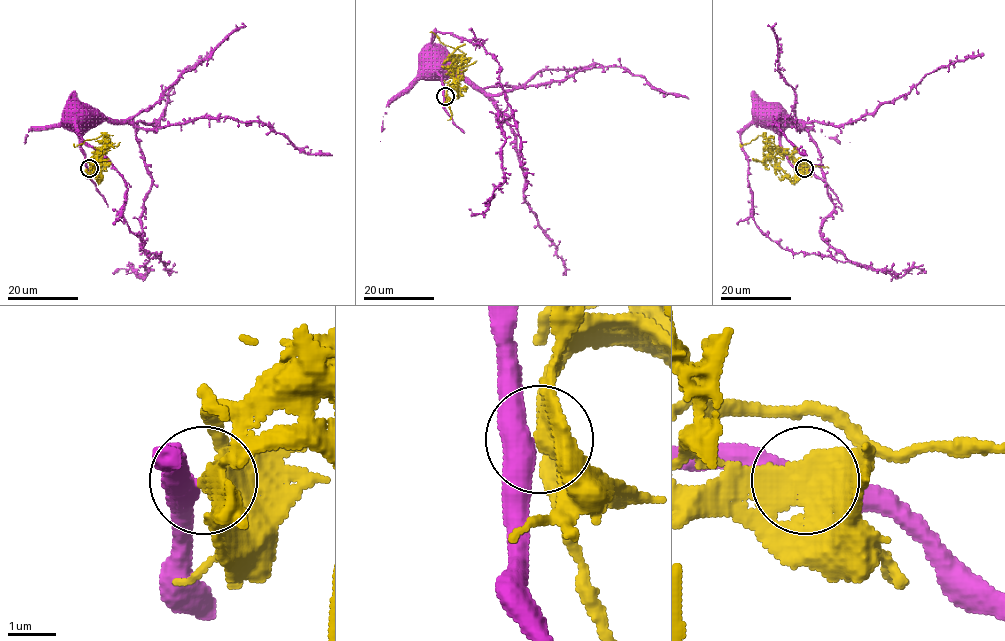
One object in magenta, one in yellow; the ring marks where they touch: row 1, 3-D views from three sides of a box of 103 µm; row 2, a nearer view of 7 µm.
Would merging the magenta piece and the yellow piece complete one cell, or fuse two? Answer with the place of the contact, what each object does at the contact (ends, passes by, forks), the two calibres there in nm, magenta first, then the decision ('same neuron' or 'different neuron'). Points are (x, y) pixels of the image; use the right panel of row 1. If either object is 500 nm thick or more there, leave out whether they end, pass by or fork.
at (804, 168); 480 nm thick on the magenta side, 650 nm on the other; different neuron

